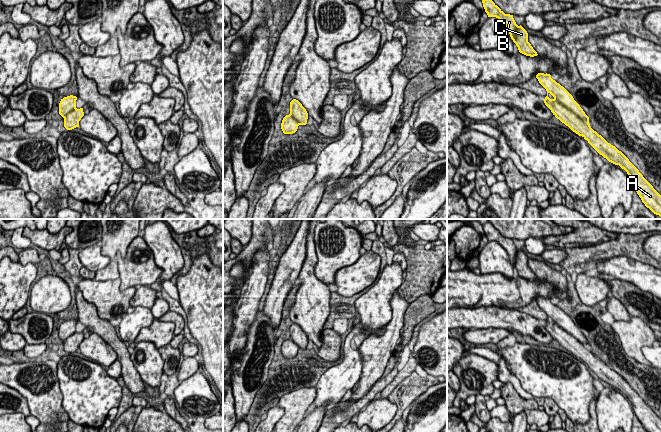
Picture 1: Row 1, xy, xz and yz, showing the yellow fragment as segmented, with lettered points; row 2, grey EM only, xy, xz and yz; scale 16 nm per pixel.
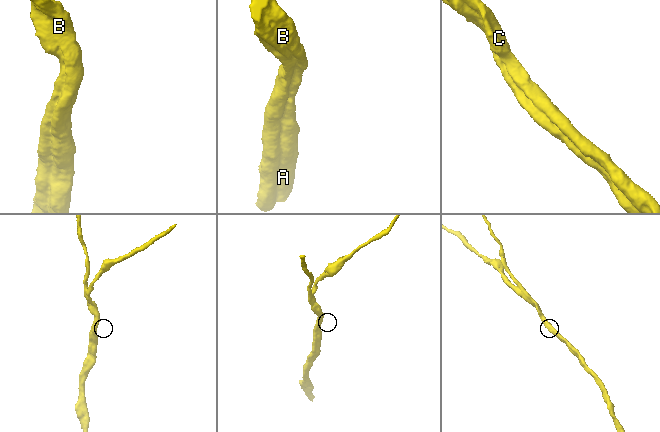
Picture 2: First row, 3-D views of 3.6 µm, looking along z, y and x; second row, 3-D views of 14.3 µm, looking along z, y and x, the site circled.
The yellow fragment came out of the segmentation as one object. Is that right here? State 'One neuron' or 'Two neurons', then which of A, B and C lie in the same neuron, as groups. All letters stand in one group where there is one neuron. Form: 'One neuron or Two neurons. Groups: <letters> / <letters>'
One neuron. Groups: A B C

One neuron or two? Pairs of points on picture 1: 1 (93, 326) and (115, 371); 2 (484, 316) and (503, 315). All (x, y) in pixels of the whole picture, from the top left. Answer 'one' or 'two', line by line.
1: two
2: one

